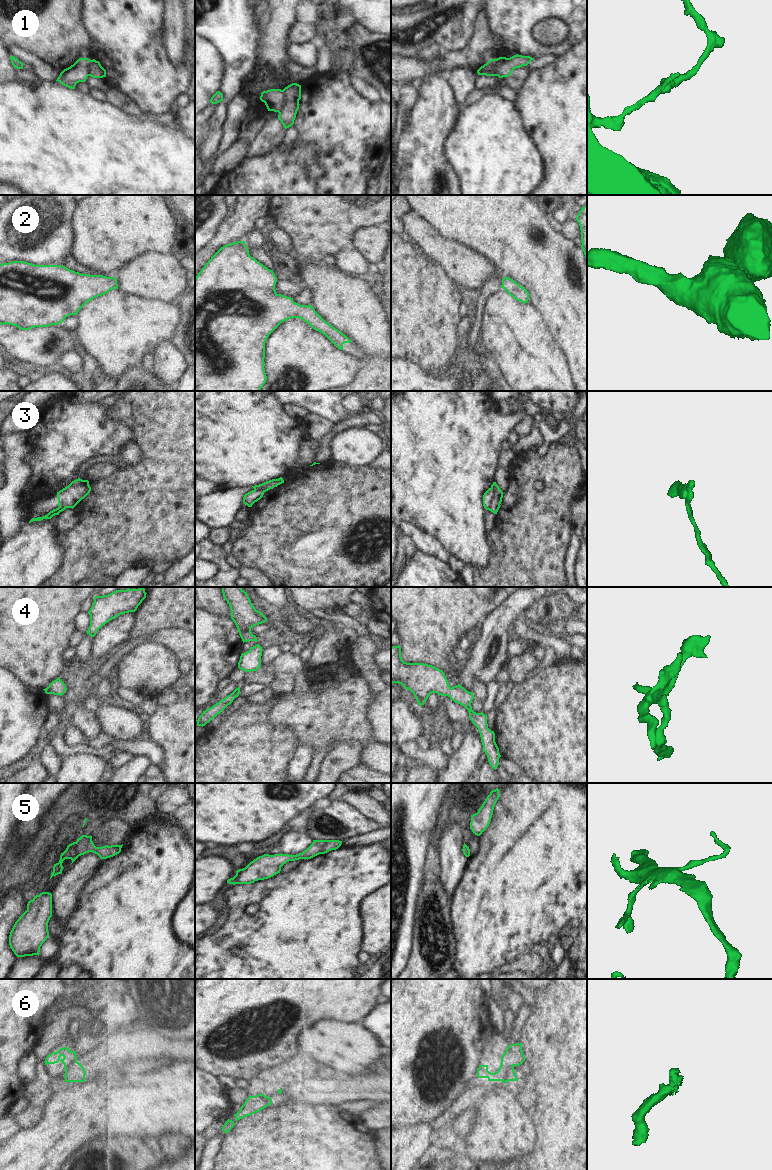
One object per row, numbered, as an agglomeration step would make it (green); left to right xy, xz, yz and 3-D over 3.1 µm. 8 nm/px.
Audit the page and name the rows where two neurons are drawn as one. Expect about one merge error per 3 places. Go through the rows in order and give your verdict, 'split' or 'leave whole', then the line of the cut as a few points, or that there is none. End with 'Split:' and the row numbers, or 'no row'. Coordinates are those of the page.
1: split; cut xz (282, 90), (283, 107), (278, 112)
2: leave whole; cut none
3: split; cut yz (492, 487), (494, 491), (493, 499), (488, 509)
4: leave whole; cut none
5: leave whole; cut none
6: leave whole; cut none
Split: 1, 3

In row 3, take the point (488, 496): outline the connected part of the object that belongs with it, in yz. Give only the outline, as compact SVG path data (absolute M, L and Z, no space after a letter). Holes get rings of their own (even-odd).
M489 488L483 495L483 506L486 510L489 510L489 507L494 497L494 493L495 493L494 489Z

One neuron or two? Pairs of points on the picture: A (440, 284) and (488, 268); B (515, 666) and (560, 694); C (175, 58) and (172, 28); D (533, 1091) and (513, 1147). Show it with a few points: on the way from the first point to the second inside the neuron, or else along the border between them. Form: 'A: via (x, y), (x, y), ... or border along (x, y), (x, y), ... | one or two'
A: border along (436, 263), (462, 288) | two
B: border along (534, 675), (514, 686) | two
C: via (175, 51), (173, 35) | one
D: border along (517, 1097), (521, 1106), (530, 1117), (536, 1132) | two

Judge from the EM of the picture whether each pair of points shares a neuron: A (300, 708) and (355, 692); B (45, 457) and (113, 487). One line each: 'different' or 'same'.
A: same
B: different

